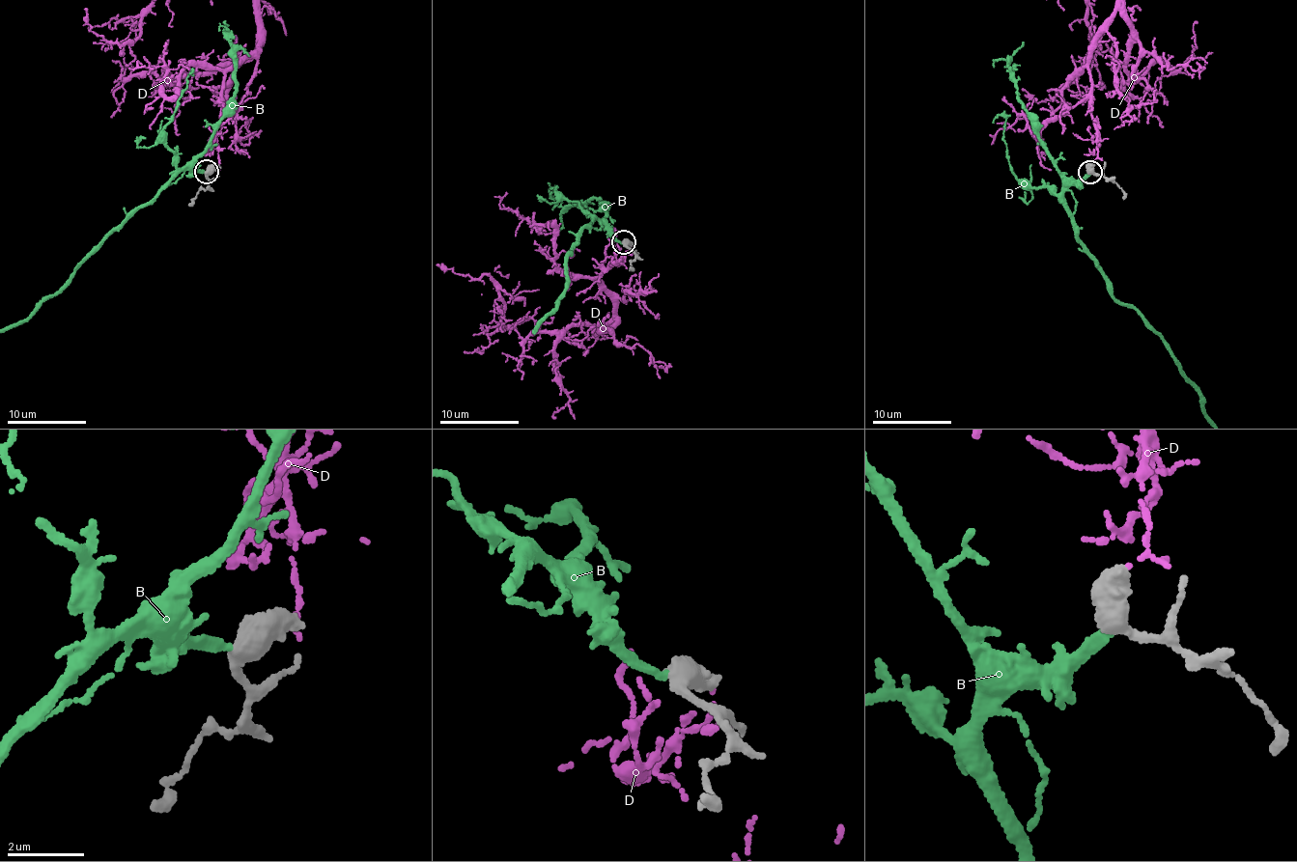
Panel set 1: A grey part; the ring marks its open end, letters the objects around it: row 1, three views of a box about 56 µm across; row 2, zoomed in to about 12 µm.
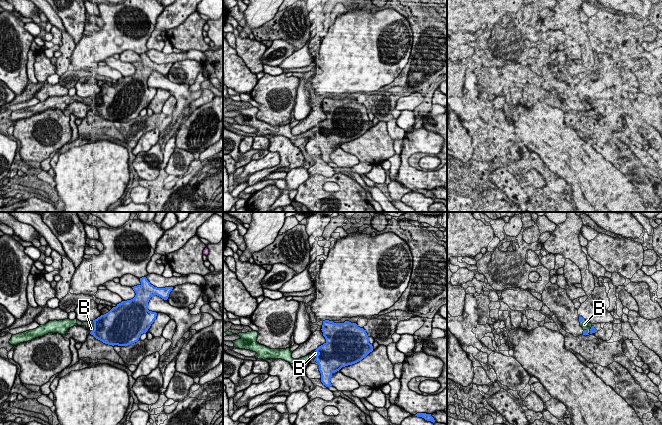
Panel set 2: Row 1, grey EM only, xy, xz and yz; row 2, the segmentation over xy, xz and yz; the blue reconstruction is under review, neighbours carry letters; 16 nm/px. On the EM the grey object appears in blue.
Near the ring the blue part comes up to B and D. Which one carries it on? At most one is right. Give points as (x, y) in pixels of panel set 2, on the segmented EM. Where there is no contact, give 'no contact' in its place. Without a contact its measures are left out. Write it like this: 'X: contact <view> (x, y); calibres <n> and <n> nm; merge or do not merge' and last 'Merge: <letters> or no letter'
B: contact yz (587, 331); calibres 90 and 140 nm; merge
D: no contact; do not merge
Merge: B

